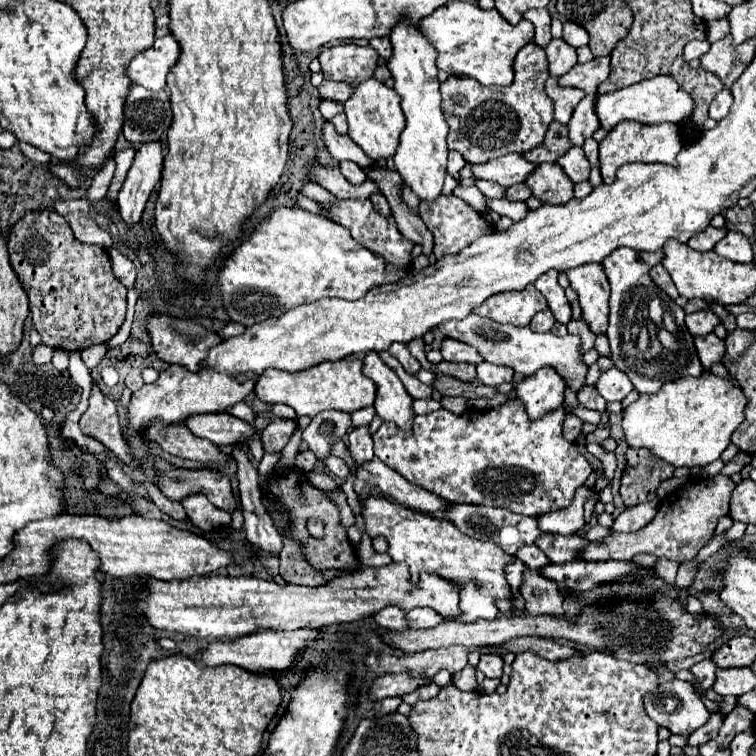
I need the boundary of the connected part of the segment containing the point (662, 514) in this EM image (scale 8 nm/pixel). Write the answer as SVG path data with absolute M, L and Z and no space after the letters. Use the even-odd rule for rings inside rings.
M711 476L711 478L691 478L687 484L679 486L659 504L659 512L651 524L641 528L641 532L621 534L613 532L611 536L591 542L581 560L587 562L607 562L607 560L631 560L635 554L655 554L657 558L669 558L675 562L685 562L697 556L697 552L711 540L717 520L729 514L729 500L735 484L729 476Z

